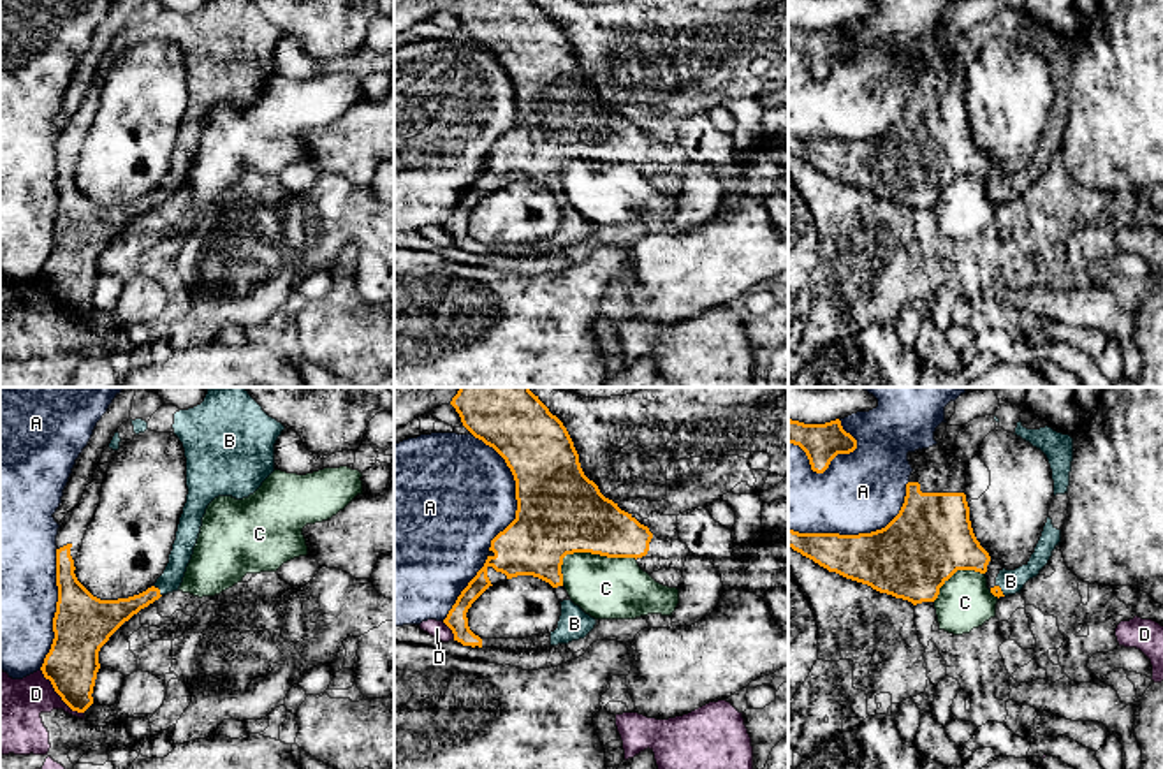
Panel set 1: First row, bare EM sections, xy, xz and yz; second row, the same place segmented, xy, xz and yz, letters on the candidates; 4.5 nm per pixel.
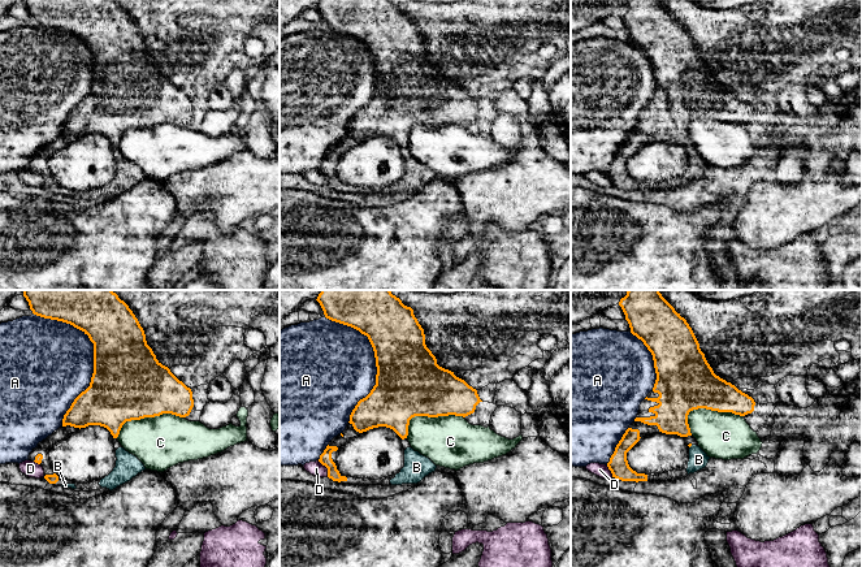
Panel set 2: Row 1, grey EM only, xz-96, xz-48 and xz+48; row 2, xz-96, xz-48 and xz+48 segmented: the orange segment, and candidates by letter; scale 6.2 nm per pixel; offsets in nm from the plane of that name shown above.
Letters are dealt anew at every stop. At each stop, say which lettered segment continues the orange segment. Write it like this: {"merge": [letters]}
{"merge": ["B"]}

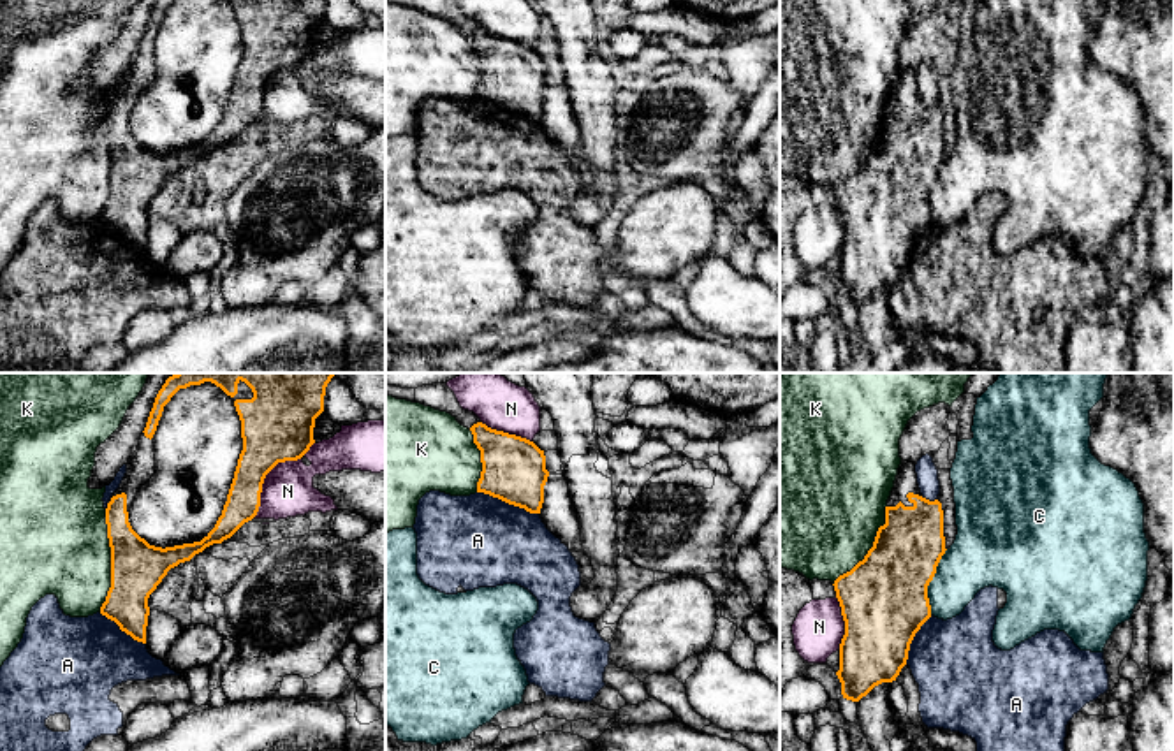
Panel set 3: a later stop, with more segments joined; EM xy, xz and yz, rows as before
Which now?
{"merge": []}

